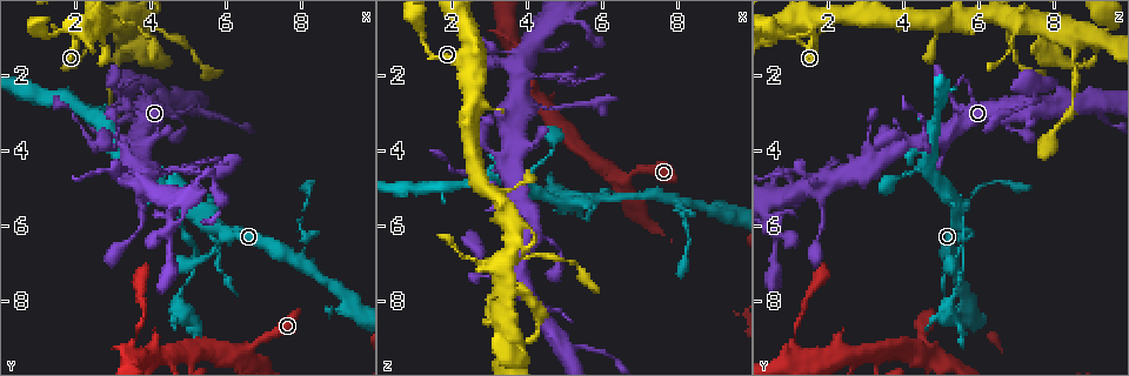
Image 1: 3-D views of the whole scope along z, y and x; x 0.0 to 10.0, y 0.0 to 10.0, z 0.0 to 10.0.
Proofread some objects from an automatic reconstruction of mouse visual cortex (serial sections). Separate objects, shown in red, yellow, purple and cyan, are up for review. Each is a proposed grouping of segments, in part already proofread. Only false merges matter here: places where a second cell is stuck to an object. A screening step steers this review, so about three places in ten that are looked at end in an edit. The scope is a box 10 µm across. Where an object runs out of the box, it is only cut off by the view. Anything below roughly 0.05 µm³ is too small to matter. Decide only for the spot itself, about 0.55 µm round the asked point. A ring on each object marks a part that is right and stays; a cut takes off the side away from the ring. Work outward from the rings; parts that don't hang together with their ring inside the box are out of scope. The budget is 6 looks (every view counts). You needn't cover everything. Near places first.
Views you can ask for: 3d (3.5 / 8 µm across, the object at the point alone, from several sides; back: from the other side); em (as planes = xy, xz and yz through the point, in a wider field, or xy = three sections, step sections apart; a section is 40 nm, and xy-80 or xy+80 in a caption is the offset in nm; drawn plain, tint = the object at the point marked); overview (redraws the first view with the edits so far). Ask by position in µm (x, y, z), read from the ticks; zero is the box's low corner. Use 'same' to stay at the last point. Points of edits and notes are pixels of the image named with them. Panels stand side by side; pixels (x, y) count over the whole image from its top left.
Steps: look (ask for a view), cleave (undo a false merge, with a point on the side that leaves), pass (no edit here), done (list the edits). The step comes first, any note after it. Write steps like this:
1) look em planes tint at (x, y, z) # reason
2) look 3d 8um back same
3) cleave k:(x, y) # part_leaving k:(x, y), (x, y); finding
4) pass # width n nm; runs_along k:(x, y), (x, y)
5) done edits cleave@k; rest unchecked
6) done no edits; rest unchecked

look 3d 3.5um at (7.80, 6.80, 5.30) # a fork

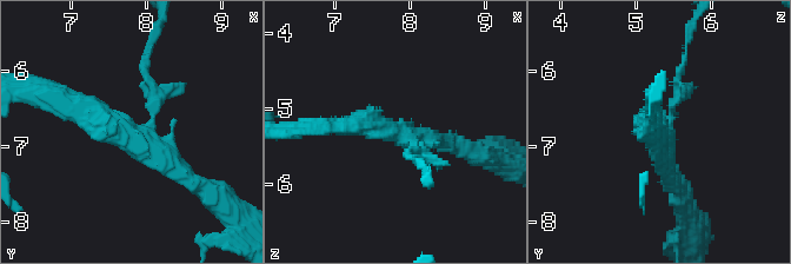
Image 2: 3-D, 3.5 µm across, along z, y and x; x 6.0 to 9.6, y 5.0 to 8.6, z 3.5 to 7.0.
look em xy step 1 plain at (7.80, 6.85, 5.35) # arms 3; arm_widths 150, 250, 250 nm; now the EM

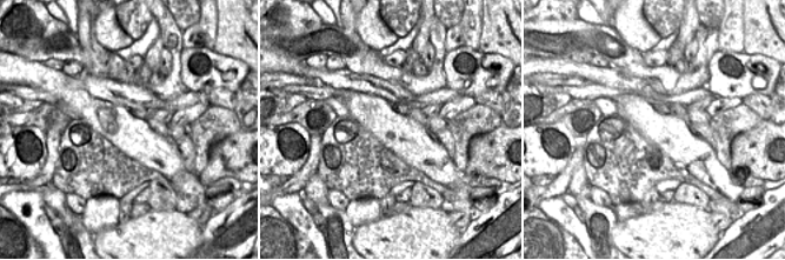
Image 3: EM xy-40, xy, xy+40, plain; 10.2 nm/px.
look em xy step 1 tint same

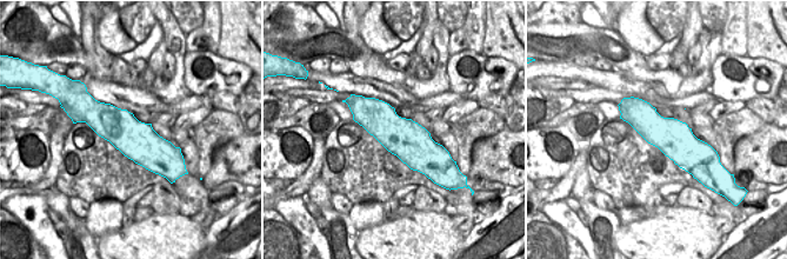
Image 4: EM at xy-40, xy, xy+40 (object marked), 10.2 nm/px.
pass # runs_along 4:(84, 113), (151, 151), (178, 151); continuous, no second cell

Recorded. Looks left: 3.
look 3d 8um at (4.95, 5.50, 5.40) # thick turns thin

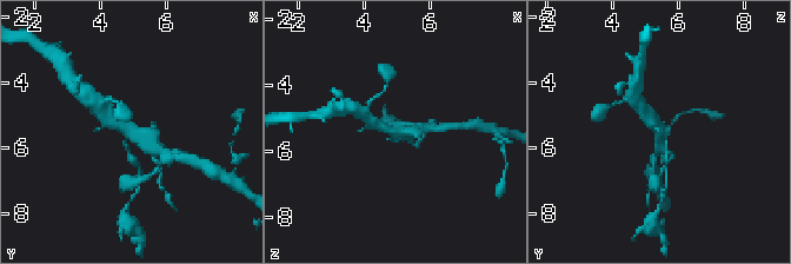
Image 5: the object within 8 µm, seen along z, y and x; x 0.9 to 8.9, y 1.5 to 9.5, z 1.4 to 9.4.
look 3d 3.5um same

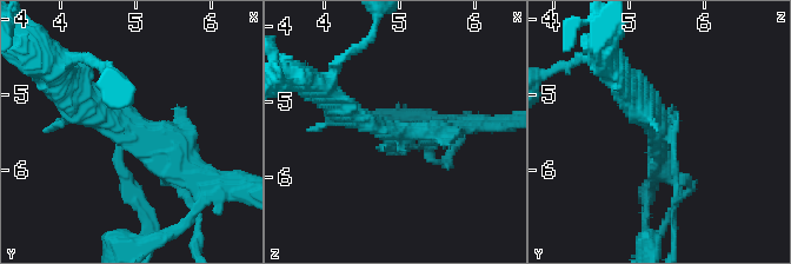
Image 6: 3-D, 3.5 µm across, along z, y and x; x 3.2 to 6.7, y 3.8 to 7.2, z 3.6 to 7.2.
look em xy step 1 tint at (4.90, 5.50, 5.40) # shape alone is not enough

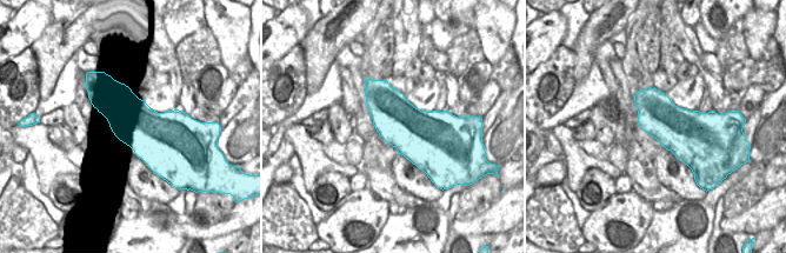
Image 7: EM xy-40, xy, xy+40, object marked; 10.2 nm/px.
pass # arms 3; arm_widths 150, 250, 350 nm; runs_along 6:(191, 178), (71, 87); all the same cell

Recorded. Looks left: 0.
done no edits; rest unchecked

